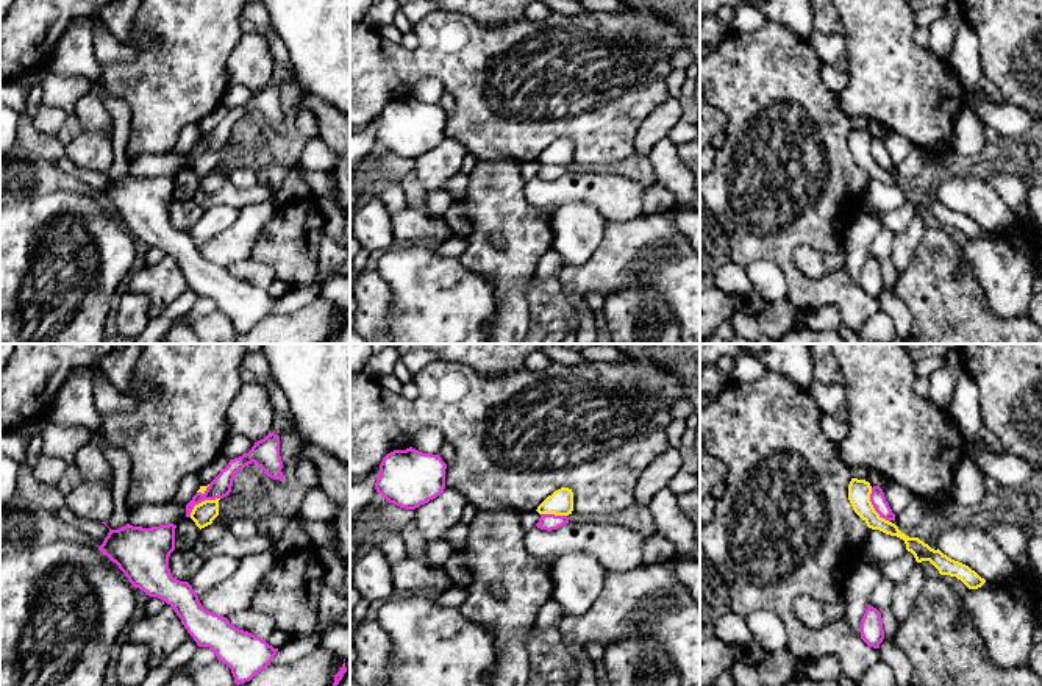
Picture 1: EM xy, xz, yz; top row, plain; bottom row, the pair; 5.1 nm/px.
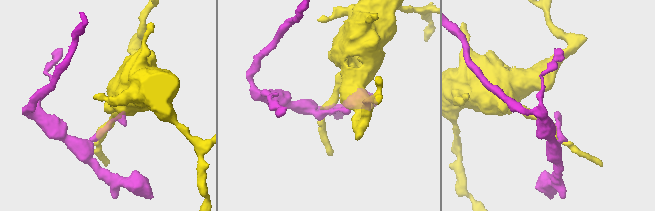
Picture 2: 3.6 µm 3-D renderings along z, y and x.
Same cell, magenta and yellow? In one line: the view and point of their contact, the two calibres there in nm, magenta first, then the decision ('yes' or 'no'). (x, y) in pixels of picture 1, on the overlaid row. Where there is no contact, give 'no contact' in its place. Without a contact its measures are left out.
yz (874, 507) | 80/120 nm | no

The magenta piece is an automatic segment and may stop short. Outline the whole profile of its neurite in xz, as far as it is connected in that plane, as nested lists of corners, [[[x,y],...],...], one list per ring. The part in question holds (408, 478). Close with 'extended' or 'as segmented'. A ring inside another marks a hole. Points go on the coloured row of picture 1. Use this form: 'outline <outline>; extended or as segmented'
outline [[[412,447],[394,450],[380,464],[375,489],[386,502],[416,509],[444,492],[445,469],[439,455]]]; as segmented

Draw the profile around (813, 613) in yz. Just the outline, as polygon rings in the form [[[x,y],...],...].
[[[844,589],[840,595],[831,602],[820,602],[809,595],[800,595],[794,600],[794,614],[809,628],[820,628],[847,619],[847,598]]]

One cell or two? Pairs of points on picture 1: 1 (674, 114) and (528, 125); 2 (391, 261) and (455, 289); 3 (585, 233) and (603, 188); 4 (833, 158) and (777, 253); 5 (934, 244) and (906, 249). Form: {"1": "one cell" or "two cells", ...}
{"1": "two cells", "2": "one cell", "3": "two cells", "4": "one cell", "5": "two cells"}

